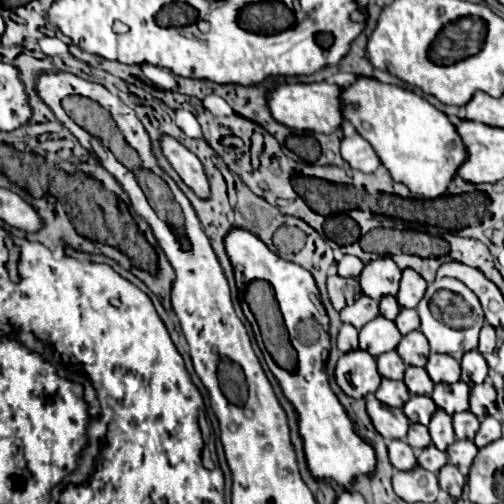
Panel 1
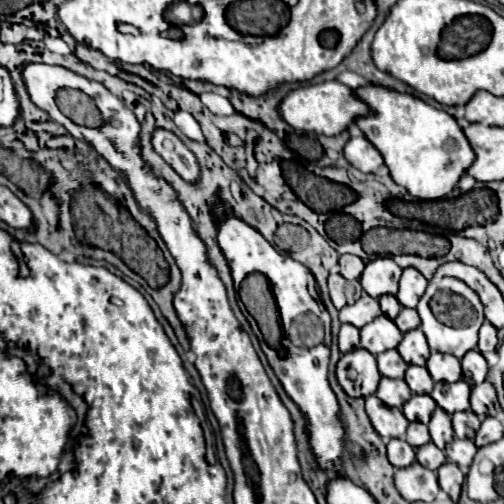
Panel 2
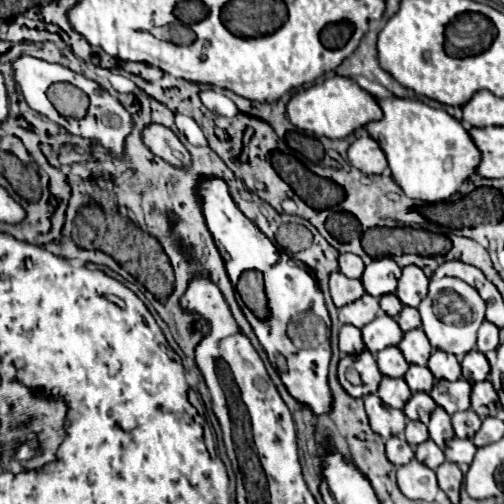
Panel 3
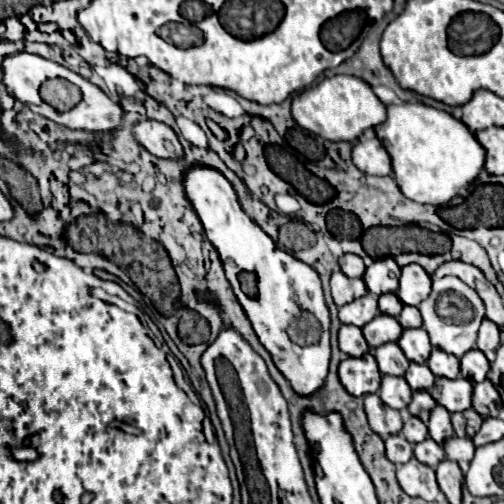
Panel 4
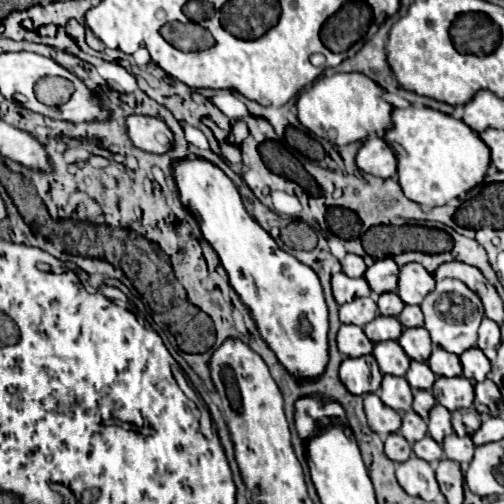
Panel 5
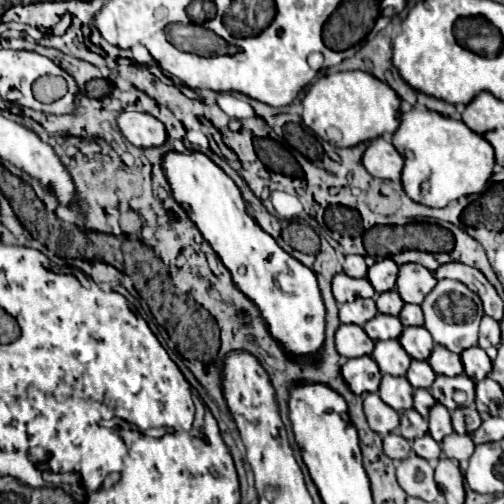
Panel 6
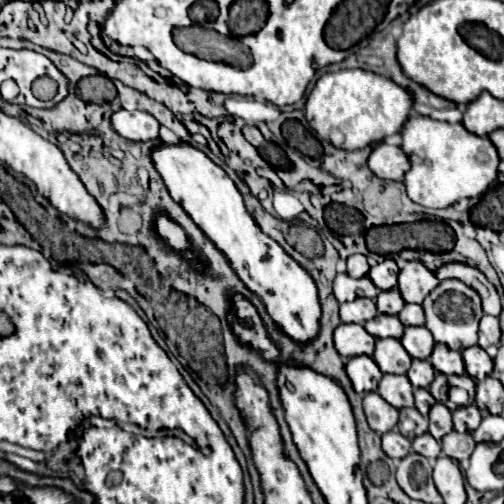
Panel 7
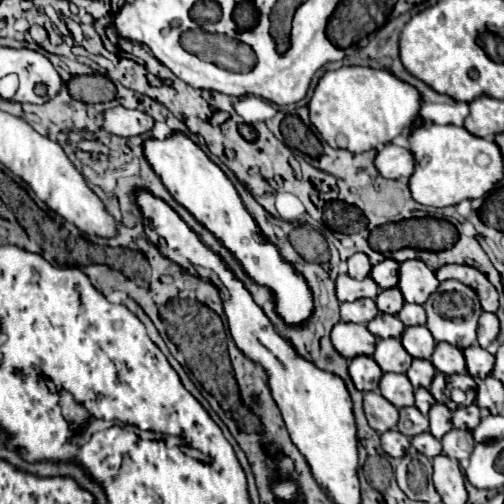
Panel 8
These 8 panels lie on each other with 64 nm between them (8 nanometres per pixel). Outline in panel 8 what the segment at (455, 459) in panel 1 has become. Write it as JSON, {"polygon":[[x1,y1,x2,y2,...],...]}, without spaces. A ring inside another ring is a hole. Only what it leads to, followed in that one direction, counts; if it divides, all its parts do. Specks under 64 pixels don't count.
{"polygon":[[450,430,442,440,442,452,450,458,456,458,458,462,468,460,472,450,474,450,474,436,472,432,460,432,460,430]]}

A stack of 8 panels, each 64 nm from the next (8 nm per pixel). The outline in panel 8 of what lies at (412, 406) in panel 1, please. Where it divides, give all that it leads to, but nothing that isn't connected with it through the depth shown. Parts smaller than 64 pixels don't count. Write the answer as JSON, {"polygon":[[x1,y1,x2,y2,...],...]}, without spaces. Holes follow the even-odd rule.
{"polygon":[[416,388,416,408,422,412,422,414,428,414,430,406,436,402,432,400,432,394,426,390,426,388]]}

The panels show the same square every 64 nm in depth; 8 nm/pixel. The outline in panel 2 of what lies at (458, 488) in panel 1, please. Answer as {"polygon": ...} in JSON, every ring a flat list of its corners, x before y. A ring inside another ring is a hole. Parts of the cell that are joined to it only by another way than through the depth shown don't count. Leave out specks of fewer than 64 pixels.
{"polygon":[[442,464,438,468,438,484,454,502,458,502,462,482,464,482,464,474,460,472,460,468,456,468,456,464]]}

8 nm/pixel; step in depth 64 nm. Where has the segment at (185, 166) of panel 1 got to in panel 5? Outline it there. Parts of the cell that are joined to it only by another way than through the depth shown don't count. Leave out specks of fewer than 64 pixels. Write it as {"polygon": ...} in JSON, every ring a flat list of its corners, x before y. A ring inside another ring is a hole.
{"polygon":[[130,116,126,118,128,136,132,138,134,146,152,152,152,154,166,154,174,146,172,130,158,118,150,116]]}

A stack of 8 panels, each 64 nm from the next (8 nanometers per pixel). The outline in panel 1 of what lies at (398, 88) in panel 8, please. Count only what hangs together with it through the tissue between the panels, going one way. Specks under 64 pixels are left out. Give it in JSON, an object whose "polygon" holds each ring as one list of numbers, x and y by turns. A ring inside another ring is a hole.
{"polygon":[[314,82,314,84,278,84,266,94,268,110,272,118,292,130,302,134,304,132,330,134,334,132,340,122,340,86,326,84,326,82]]}

